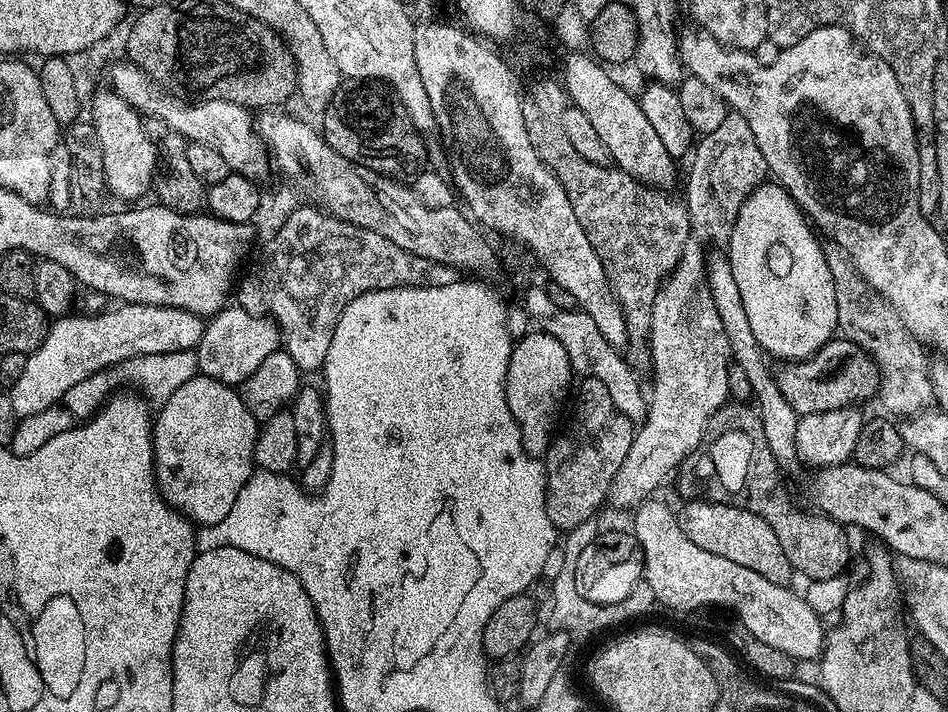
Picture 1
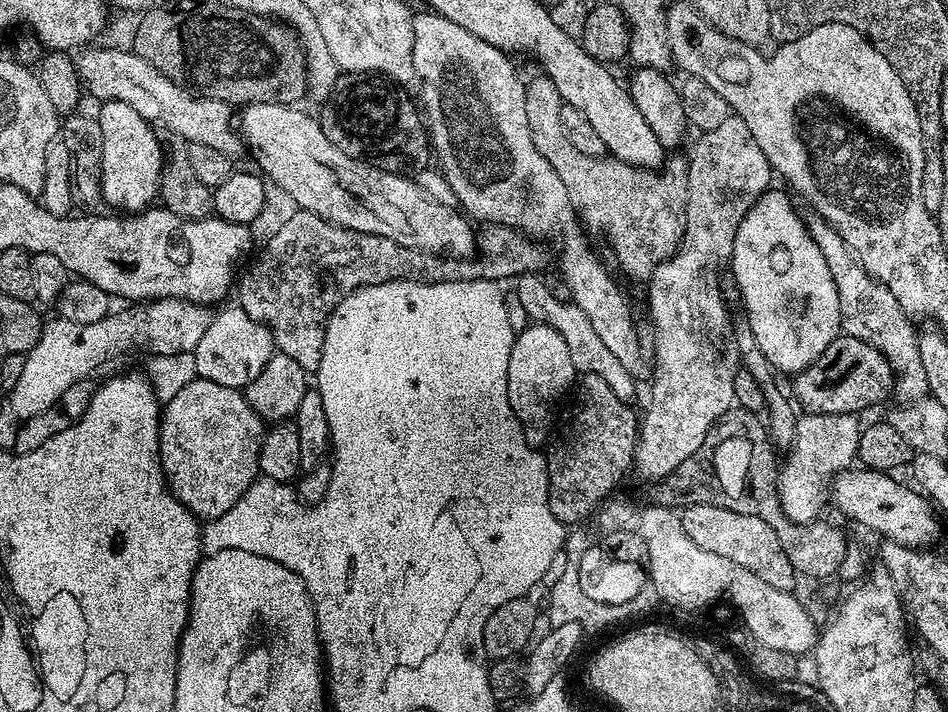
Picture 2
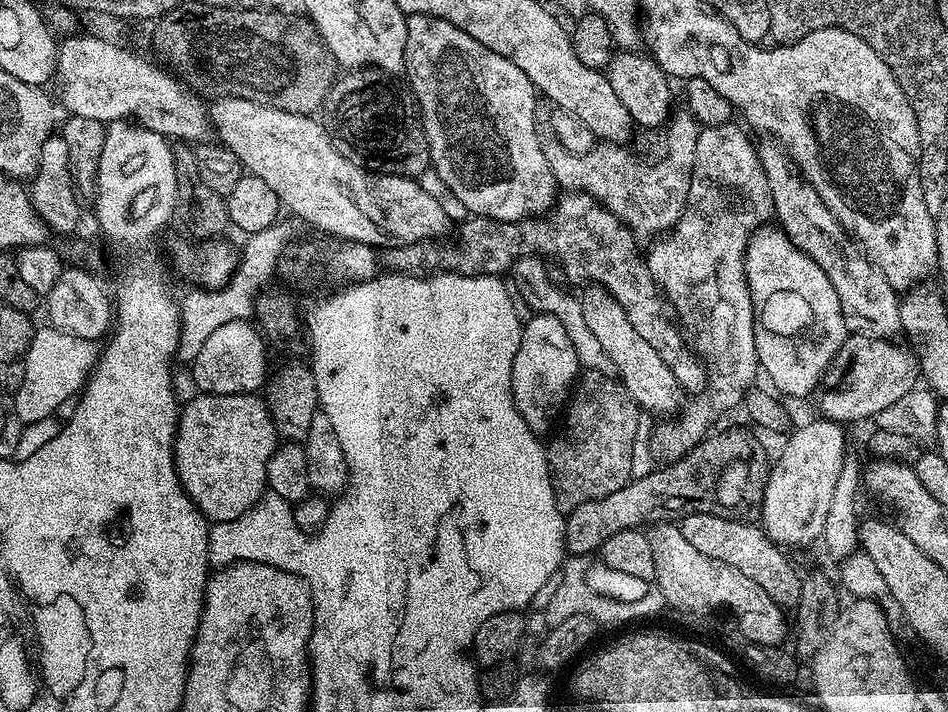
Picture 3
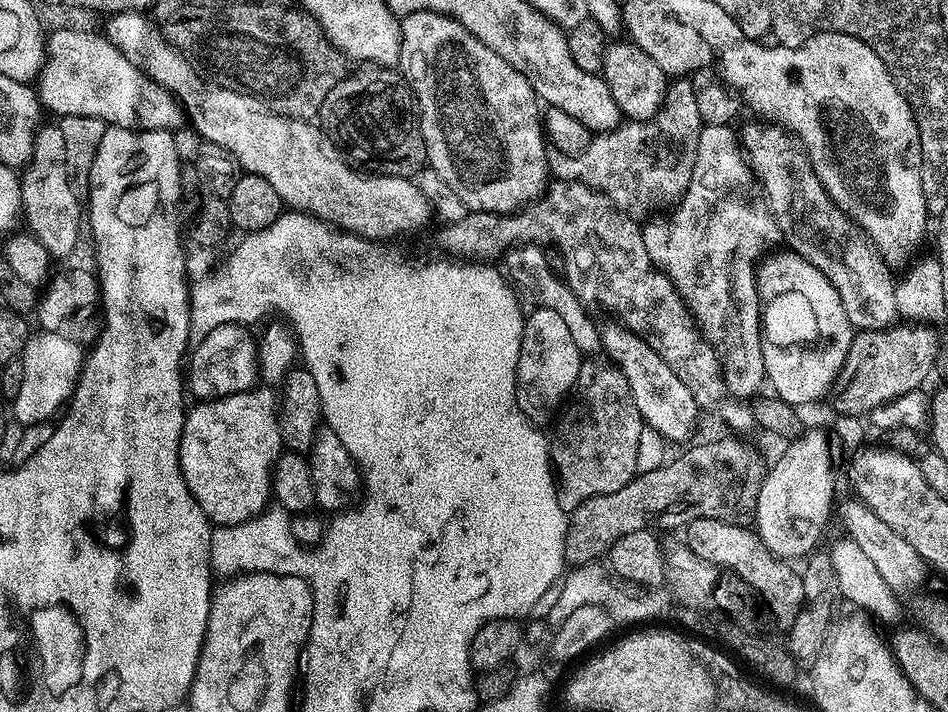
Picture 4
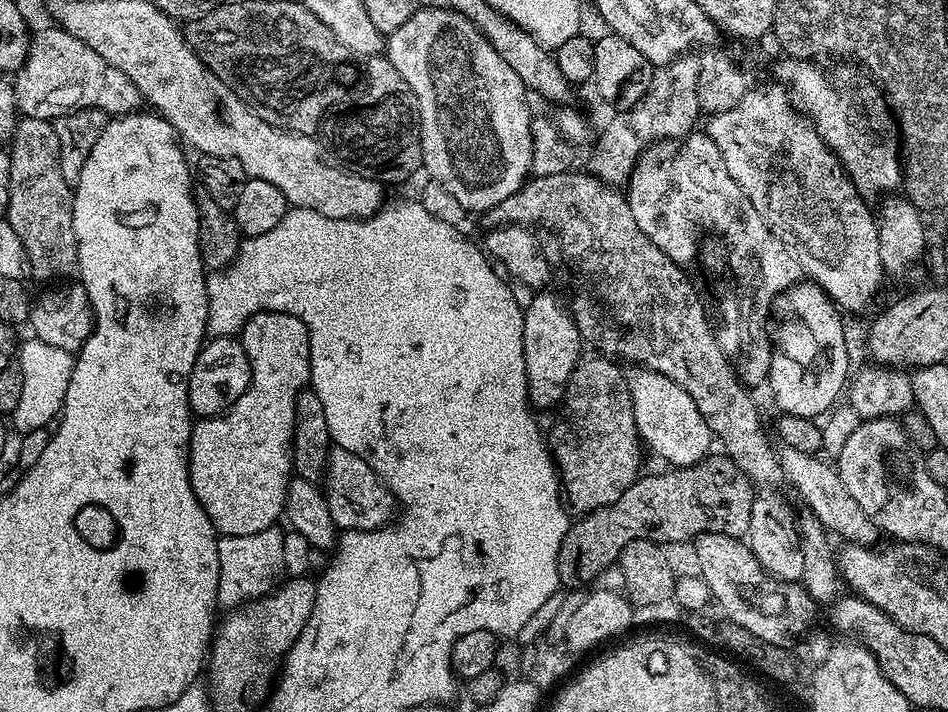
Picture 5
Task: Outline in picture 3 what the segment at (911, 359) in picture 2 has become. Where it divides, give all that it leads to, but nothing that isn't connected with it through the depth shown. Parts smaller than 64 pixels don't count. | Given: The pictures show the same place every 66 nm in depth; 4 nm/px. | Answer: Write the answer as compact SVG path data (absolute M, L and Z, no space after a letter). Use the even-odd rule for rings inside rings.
M764 142L760 144L758 151L760 153L760 165L762 170L768 176L768 193L772 195L772 211L779 227L792 239L794 244L807 254L830 278L834 286L834 294L838 294L840 305L842 306L842 318L846 322L849 333L858 336L883 336L885 338L895 337L901 331L899 318L899 308L901 297L898 295L898 289L890 286L890 282L877 270L875 264L864 255L864 249L852 239L852 236L838 222L838 218L830 212L830 206L822 202L818 196L818 190L810 186L810 182L805 180L797 171L797 167L791 156L789 156L783 144L779 142Z

